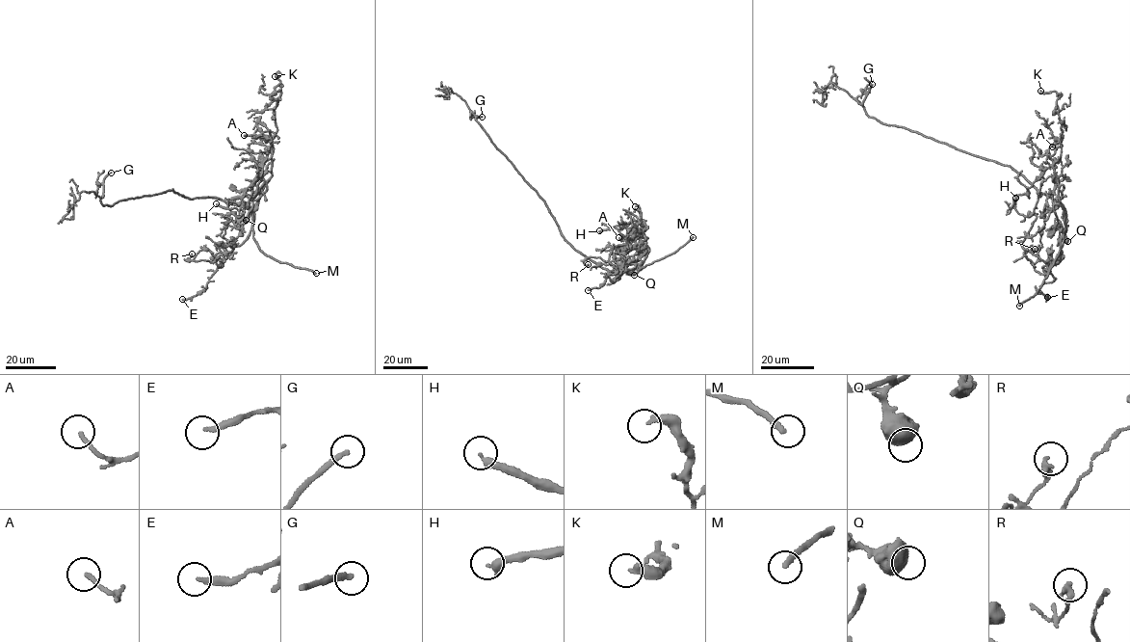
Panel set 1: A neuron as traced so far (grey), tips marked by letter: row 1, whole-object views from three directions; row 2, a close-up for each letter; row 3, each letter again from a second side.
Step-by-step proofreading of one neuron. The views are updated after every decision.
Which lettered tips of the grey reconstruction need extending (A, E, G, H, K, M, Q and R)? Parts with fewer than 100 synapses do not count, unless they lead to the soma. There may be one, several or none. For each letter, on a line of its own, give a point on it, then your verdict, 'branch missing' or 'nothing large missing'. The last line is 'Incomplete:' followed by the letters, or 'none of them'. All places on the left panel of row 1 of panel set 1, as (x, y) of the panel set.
A: at (244, 135); nothing large missing
E: at (182, 299); nothing large missing
G: at (111, 173); branch missing
H: at (216, 203); nothing large missing
K: at (275, 76); nothing large missing
M: at (316, 273); branch missing
Q: at (246, 220); nothing large missing
R: at (192, 254); nothing large missing
Incomplete: G, M

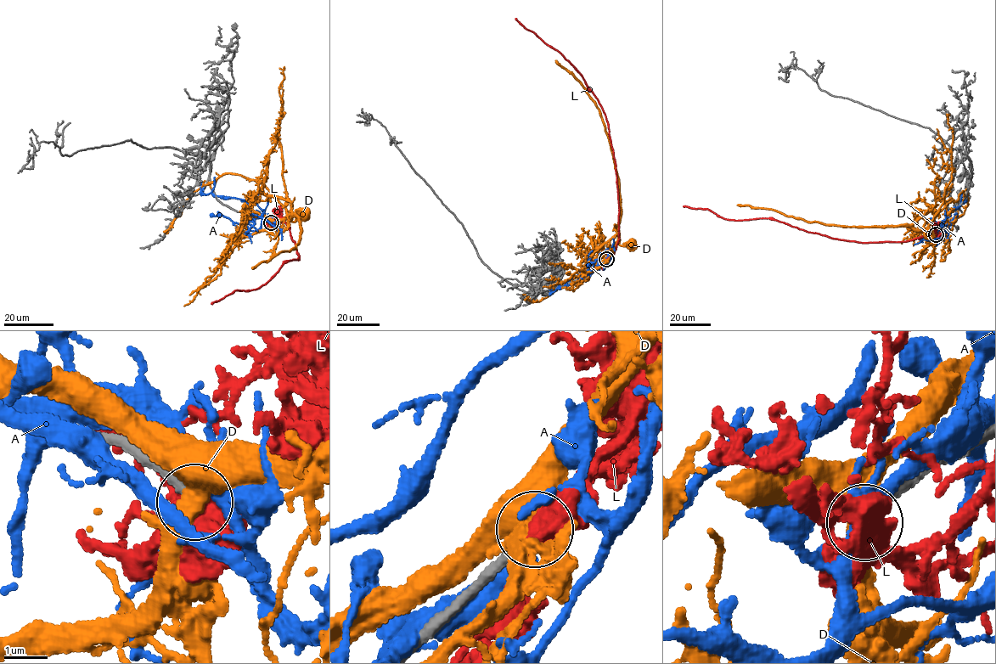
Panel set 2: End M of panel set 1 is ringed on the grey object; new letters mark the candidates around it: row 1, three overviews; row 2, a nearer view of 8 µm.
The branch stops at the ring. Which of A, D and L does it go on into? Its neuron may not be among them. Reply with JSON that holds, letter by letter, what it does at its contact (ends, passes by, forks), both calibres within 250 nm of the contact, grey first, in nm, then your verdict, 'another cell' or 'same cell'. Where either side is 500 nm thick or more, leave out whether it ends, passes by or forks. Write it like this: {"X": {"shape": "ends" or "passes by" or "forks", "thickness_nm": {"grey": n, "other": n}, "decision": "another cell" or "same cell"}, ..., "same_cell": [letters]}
{"A": {"shape": "forks", "thickness_nm": {"grey": 240, "other": 280}, "decision": "another cell"}, "D": {"shape": "forks", "thickness_nm": {"grey": 260, "other": 400}, "decision": "another cell"}, "L": {"thickness_nm": {"grey": 280, "other": 550}, "decision": "another cell"}, "same_cell": []}

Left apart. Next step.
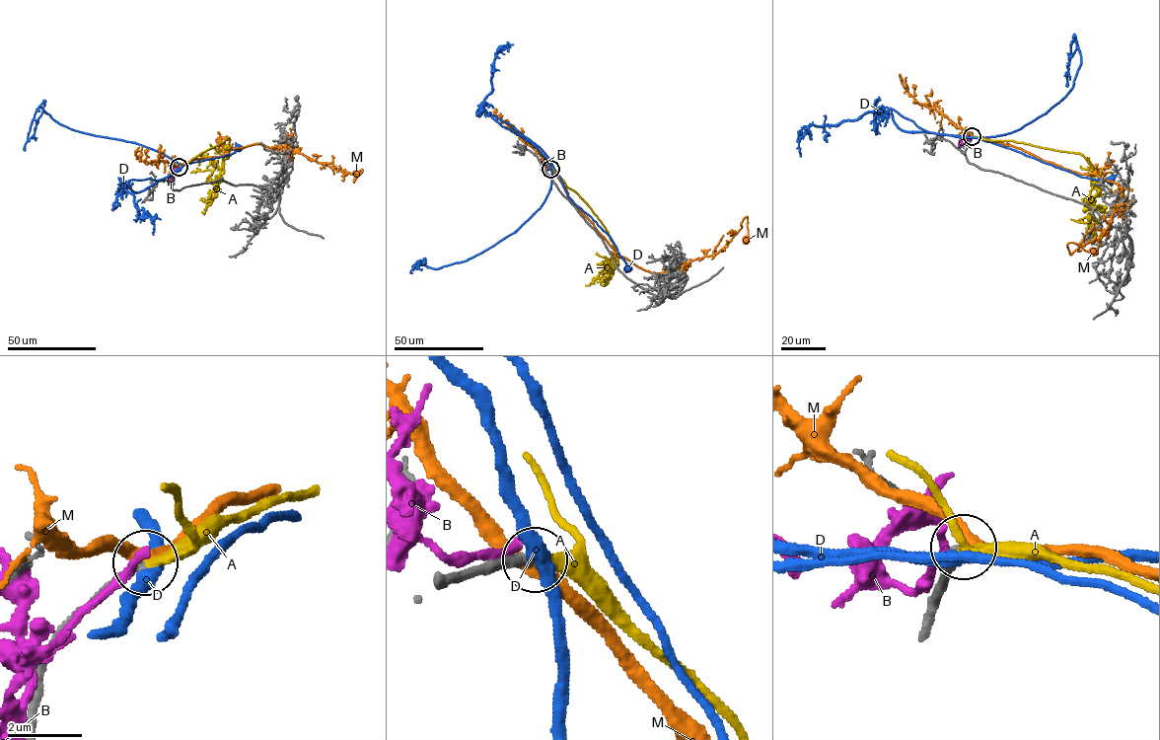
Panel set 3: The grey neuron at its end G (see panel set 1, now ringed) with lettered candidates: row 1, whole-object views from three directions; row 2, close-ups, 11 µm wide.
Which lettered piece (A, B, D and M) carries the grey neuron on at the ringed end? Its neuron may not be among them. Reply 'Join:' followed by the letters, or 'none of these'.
Join: A

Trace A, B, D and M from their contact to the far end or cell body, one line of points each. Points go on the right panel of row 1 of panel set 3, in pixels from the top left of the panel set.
A: (973, 136), (1082, 155), (1092, 172), (1089, 198), (1096, 218), (1094, 227), (1101, 231), (1098, 242)
B: (972, 137), (962, 140), (958, 147)
D: (973, 136), (901, 129), (894, 122), (891, 110), (928, 132), (980, 138), (1080, 177), (1111, 180)
M: (973, 136), (1013, 146), (1122, 186), (1123, 198), (1105, 235), (1070, 255), (1067, 244), (1075, 243), (1092, 251)

